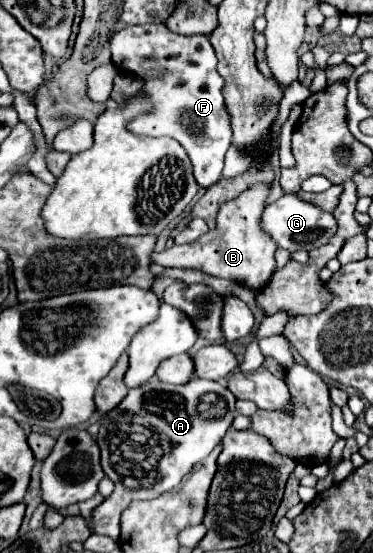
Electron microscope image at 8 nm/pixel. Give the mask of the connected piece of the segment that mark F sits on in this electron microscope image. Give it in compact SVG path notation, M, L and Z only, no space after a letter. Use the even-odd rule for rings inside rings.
M165 23L134 25L116 32L110 38L110 52L112 52L112 64L118 68L120 74L134 74L144 78L140 88L140 98L146 98L150 102L150 110L144 114L138 114L128 122L128 130L140 136L148 138L160 138L170 136L176 142L184 146L184 150L190 156L194 178L202 188L210 188L222 178L224 168L224 154L230 148L230 116L224 106L224 80L216 72L216 56L212 50L212 44L208 42L208 36L194 34L194 36L180 36L170 32ZM146 70L160 70L160 78L146 78Z

